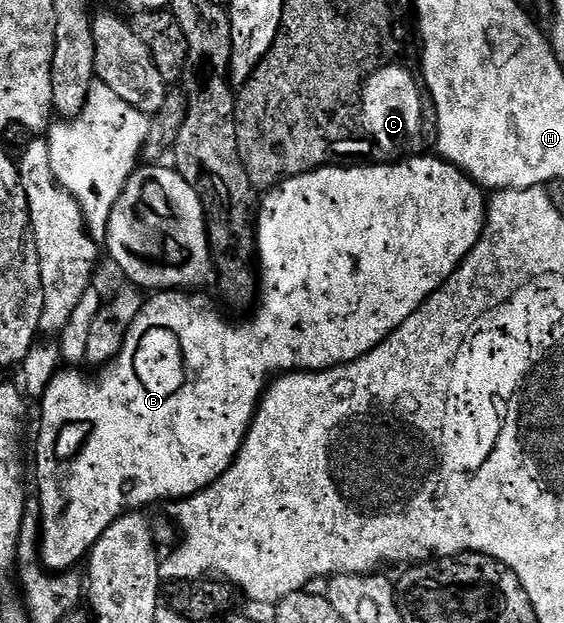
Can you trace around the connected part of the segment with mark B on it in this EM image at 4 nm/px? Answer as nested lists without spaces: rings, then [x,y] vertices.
[[[412,155],[412,156],[409,156],[409,157],[408,157],[408,158],[407,158],[407,159],[405,159],[405,160],[403,160],[403,161],[401,161],[401,162],[399,162],[399,163],[393,163],[393,164],[390,164],[390,165],[353,165],[353,166],[351,166],[351,167],[325,167],[325,168],[322,168],[322,169],[316,169],[316,170],[315,170],[315,171],[313,171],[313,172],[312,172],[312,173],[303,173],[303,174],[302,174],[302,175],[298,175],[298,176],[297,176],[297,177],[292,177],[292,178],[291,178],[291,179],[289,179],[289,180],[288,180],[288,181],[281,181],[281,182],[280,182],[280,184],[279,184],[279,186],[278,186],[278,188],[276,188],[276,187],[273,187],[273,188],[271,188],[271,189],[269,189],[269,190],[267,190],[267,192],[265,192],[265,193],[264,193],[264,194],[263,194],[263,197],[262,197],[262,200],[261,200],[261,201],[260,201],[260,202],[259,202],[259,205],[258,205],[258,220],[257,220],[257,223],[256,223],[256,247],[257,247],[257,250],[258,250],[258,269],[259,269],[259,273],[258,273],[258,304],[257,304],[257,305],[256,305],[256,306],[255,306],[255,309],[254,309],[254,312],[253,312],[253,313],[252,313],[252,314],[251,314],[251,316],[252,316],[252,315],[253,315],[253,317],[252,317],[252,318],[250,318],[250,319],[249,319],[249,321],[244,321],[244,322],[242,322],[242,323],[241,323],[241,325],[235,325],[235,323],[234,323],[234,322],[232,322],[232,321],[227,321],[227,319],[226,319],[226,318],[224,318],[224,317],[223,317],[223,315],[222,315],[222,314],[220,314],[220,313],[219,313],[219,311],[218,311],[218,310],[216,310],[216,309],[215,309],[215,307],[214,307],[214,306],[212,306],[212,305],[211,305],[211,303],[210,303],[210,302],[208,302],[208,301],[207,301],[207,299],[206,299],[206,298],[204,298],[204,297],[196,297],[196,296],[200,296],[200,295],[193,295],[193,294],[192,294],[192,293],[191,293],[191,292],[188,292],[188,291],[160,291],[160,292],[157,292],[157,293],[156,293],[156,294],[155,294],[155,296],[153,296],[153,297],[156,297],[156,298],[154,298],[154,299],[153,299],[153,301],[152,301],[152,298],[151,298],[151,299],[148,299],[148,300],[145,300],[145,302],[144,302],[144,310],[143,310],[143,311],[142,311],[142,312],[141,312],[141,313],[140,313],[140,314],[139,314],[139,315],[138,315],[138,319],[134,319],[134,323],[133,323],[133,324],[132,324],[132,326],[131,326],[131,327],[130,327],[130,331],[129,331],[129,332],[128,332],[128,334],[127,334],[127,335],[126,335],[126,339],[125,339],[125,340],[124,340],[124,345],[123,345],[123,346],[122,346],[122,347],[121,347],[121,348],[120,348],[120,353],[119,353],[119,354],[118,354],[118,355],[117,355],[117,357],[116,357],[116,359],[115,359],[115,361],[113,361],[113,362],[111,362],[111,363],[109,363],[109,364],[107,364],[107,365],[105,365],[105,366],[103,366],[103,368],[101,368],[101,369],[100,369],[100,370],[99,370],[99,373],[100,373],[100,378],[98,378],[98,379],[97,379],[97,381],[91,381],[91,379],[90,379],[90,378],[88,378],[88,377],[83,377],[83,375],[82,375],[82,374],[80,374],[80,373],[76,373],[76,372],[80,372],[80,371],[68,371],[68,372],[72,372],[72,373],[64,373],[64,371],[60,371],[60,372],[57,372],[57,373],[56,373],[56,375],[55,375],[55,376],[54,376],[54,377],[53,377],[53,379],[52,379],[52,381],[51,381],[51,382],[50,382],[50,383],[49,383],[49,385],[48,385],[48,389],[47,389],[47,390],[46,390],[46,391],[45,391],[45,393],[44,393],[44,396],[43,396],[43,398],[42,398],[42,400],[41,400],[41,401],[40,401],[40,402],[39,402],[39,405],[38,405],[38,406],[40,406],[40,438],[38,438],[38,439],[37,439],[37,441],[36,441],[36,489],[37,489],[37,491],[38,491],[38,492],[40,492],[40,517],[41,517],[41,519],[42,519],[42,520],[44,520],[44,542],[42,542],[42,543],[41,543],[41,545],[40,545],[40,557],[41,557],[41,559],[42,559],[42,560],[44,560],[44,561],[48,561],[48,565],[49,565],[49,567],[50,567],[50,569],[49,569],[49,570],[52,570],[52,571],[67,571],[67,570],[71,570],[71,569],[72,569],[72,568],[73,568],[73,567],[76,567],[76,566],[78,566],[78,565],[76,565],[76,564],[78,564],[78,563],[79,563],[79,561],[81,561],[81,562],[83,562],[83,561],[84,561],[84,560],[85,560],[85,558],[87,558],[87,557],[88,557],[88,555],[89,555],[89,554],[90,554],[90,553],[91,553],[91,552],[92,552],[92,548],[94,548],[94,546],[95,546],[95,545],[96,545],[96,544],[97,544],[97,543],[98,543],[98,539],[99,539],[99,538],[100,538],[100,536],[101,536],[101,535],[103,535],[103,534],[104,534],[104,532],[105,532],[105,531],[106,531],[106,527],[110,527],[110,523],[114,523],[114,522],[115,522],[115,521],[116,521],[116,520],[117,520],[117,519],[118,519],[118,518],[119,518],[119,517],[122,517],[122,516],[124,516],[124,514],[125,514],[125,513],[127,513],[127,512],[129,512],[129,511],[144,511],[144,510],[147,510],[147,508],[146,508],[146,507],[147,507],[147,505],[156,505],[156,504],[158,504],[158,503],[159,503],[159,501],[168,501],[168,502],[167,502],[167,503],[175,503],[175,502],[177,502],[177,501],[179,501],[179,500],[180,500],[180,498],[181,498],[181,497],[193,497],[193,495],[195,495],[195,494],[196,494],[196,493],[202,493],[202,492],[204,492],[204,490],[205,490],[205,489],[209,489],[209,488],[210,488],[210,487],[211,487],[211,486],[212,486],[212,485],[213,485],[213,483],[214,483],[214,482],[216,482],[216,481],[217,481],[217,479],[218,479],[218,478],[220,478],[220,476],[221,476],[221,475],[222,475],[222,474],[223,474],[223,473],[224,473],[224,472],[225,472],[225,471],[227,471],[227,469],[229,469],[229,468],[230,468],[230,467],[231,467],[231,466],[232,466],[232,465],[233,465],[233,464],[234,464],[234,463],[235,463],[235,461],[236,461],[236,457],[237,457],[237,456],[238,456],[238,454],[239,454],[239,453],[240,453],[240,448],[242,448],[242,447],[243,447],[243,445],[244,445],[244,440],[245,440],[245,439],[246,439],[246,438],[247,438],[247,437],[248,437],[248,428],[249,428],[249,427],[251,427],[251,425],[252,425],[252,420],[254,420],[254,418],[256,418],[256,411],[257,411],[257,409],[259,409],[259,407],[260,407],[260,398],[261,398],[261,397],[263,397],[263,396],[264,396],[264,394],[265,394],[265,392],[266,392],[266,390],[267,390],[267,388],[268,388],[268,386],[269,386],[269,384],[270,384],[270,379],[272,379],[272,378],[275,378],[275,377],[276,377],[276,376],[277,376],[277,375],[283,375],[283,374],[286,374],[286,373],[294,373],[294,372],[297,372],[297,371],[319,371],[319,370],[322,370],[322,369],[334,369],[334,368],[336,368],[336,366],[338,366],[338,365],[347,365],[347,364],[348,364],[348,362],[350,362],[350,361],[357,361],[357,360],[358,360],[358,359],[359,359],[359,357],[364,357],[364,356],[366,356],[366,355],[367,355],[367,354],[368,354],[368,352],[369,352],[369,351],[371,351],[371,349],[373,349],[373,348],[374,348],[374,347],[378,347],[378,346],[379,346],[379,345],[380,345],[380,344],[382,344],[382,342],[383,342],[383,341],[384,341],[384,340],[386,340],[386,339],[387,339],[387,337],[389,337],[389,335],[391,335],[391,333],[393,333],[393,331],[395,331],[395,329],[396,329],[396,328],[397,328],[397,327],[399,327],[399,325],[401,325],[401,324],[402,324],[402,323],[406,323],[406,319],[410,319],[410,315],[414,315],[414,314],[415,314],[415,313],[416,313],[416,312],[418,312],[418,311],[419,311],[419,310],[420,310],[420,308],[422,308],[422,307],[423,307],[423,306],[424,306],[424,302],[425,302],[425,301],[427,301],[427,300],[428,300],[428,298],[429,298],[429,297],[431,297],[431,296],[432,296],[432,294],[433,294],[433,293],[436,293],[436,292],[438,292],[438,290],[439,290],[439,289],[440,289],[440,288],[441,288],[441,287],[442,287],[442,286],[444,286],[444,284],[446,284],[446,283],[447,283],[447,281],[448,281],[448,280],[449,280],[449,279],[450,279],[450,278],[451,278],[451,277],[452,277],[452,275],[453,275],[453,273],[455,273],[455,272],[456,272],[456,270],[457,270],[457,269],[459,269],[459,267],[460,267],[460,264],[461,264],[461,263],[463,263],[463,262],[464,262],[464,260],[465,260],[465,259],[466,259],[466,258],[468,258],[468,252],[469,252],[469,251],[471,251],[471,249],[473,249],[473,247],[475,247],[475,245],[476,245],[476,244],[478,244],[478,242],[479,242],[479,241],[480,241],[480,237],[481,237],[481,235],[483,235],[483,233],[484,233],[484,223],[485,223],[485,220],[486,220],[486,218],[487,218],[487,215],[488,215],[488,206],[487,206],[487,204],[486,204],[486,193],[485,193],[485,190],[483,190],[483,189],[481,189],[481,188],[480,188],[480,186],[479,186],[479,185],[477,185],[477,184],[476,184],[476,182],[474,182],[474,181],[472,181],[472,180],[471,180],[471,179],[470,179],[470,178],[468,178],[468,176],[466,176],[466,175],[465,175],[465,173],[464,173],[464,172],[463,172],[463,171],[462,171],[462,170],[461,170],[461,169],[459,169],[459,168],[458,168],[458,167],[457,167],[457,166],[456,166],[456,165],[451,165],[451,164],[450,164],[450,163],[449,163],[449,161],[445,161],[445,160],[444,160],[444,158],[443,158],[443,157],[441,157],[441,156],[439,156],[439,155],[433,155],[433,157],[428,157],[428,156],[429,156],[429,155]]]

